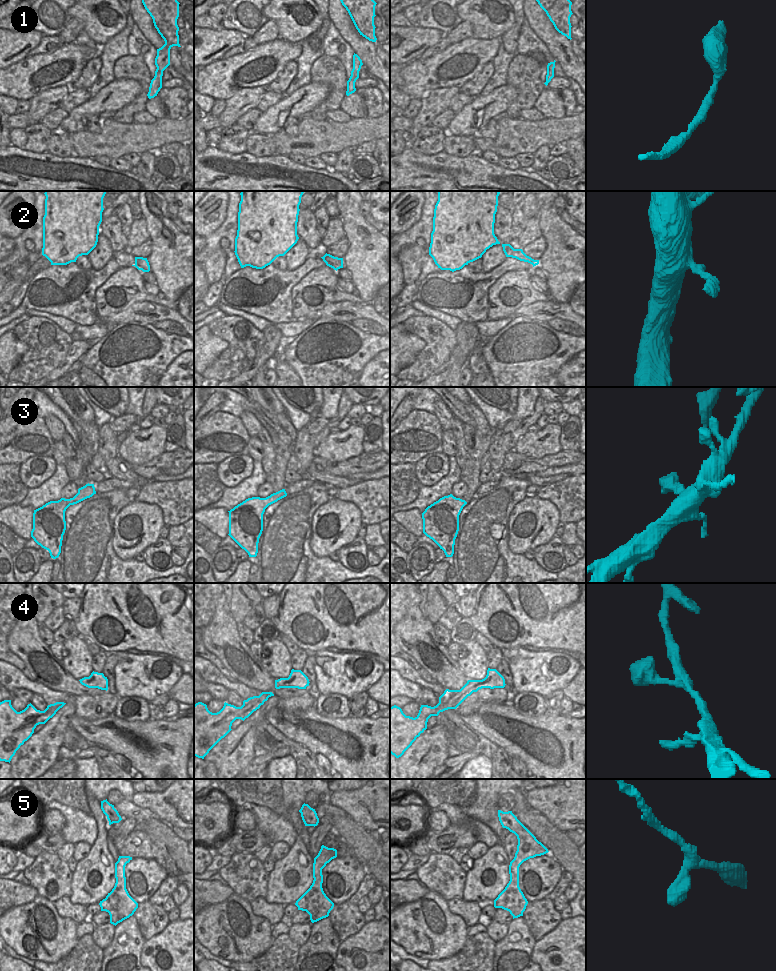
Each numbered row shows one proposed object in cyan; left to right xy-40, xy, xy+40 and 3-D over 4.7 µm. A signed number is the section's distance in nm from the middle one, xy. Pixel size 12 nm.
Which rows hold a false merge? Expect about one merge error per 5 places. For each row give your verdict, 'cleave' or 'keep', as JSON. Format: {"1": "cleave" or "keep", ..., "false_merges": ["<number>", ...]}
{"1": "keep", "2": "keep", "3": "keep", "4": "keep", "5": "keep", "false_merges": []}

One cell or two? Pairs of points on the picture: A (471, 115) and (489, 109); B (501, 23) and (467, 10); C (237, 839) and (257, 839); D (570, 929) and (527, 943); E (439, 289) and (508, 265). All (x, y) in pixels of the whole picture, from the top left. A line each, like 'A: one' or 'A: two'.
A: one
B: one
C: one
D: two
E: one

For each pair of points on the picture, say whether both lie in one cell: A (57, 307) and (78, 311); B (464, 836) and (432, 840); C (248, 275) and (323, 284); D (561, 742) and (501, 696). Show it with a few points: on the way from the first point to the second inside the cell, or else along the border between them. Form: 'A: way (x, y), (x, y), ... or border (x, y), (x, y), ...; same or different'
A: way (62, 307), (73, 307); same
B: way (456, 836), (448, 840), (440, 840); same
C: border (319, 268), (313, 268), (291, 290), (293, 304); different
D: border (484, 701), (505, 702); different

